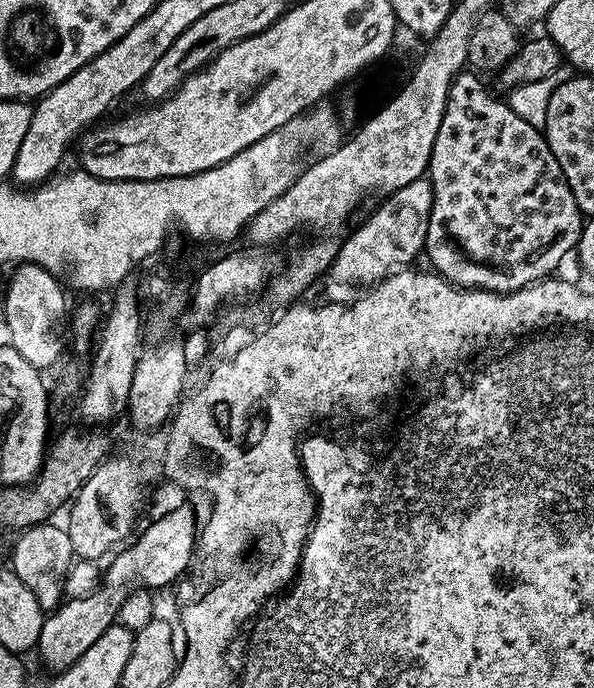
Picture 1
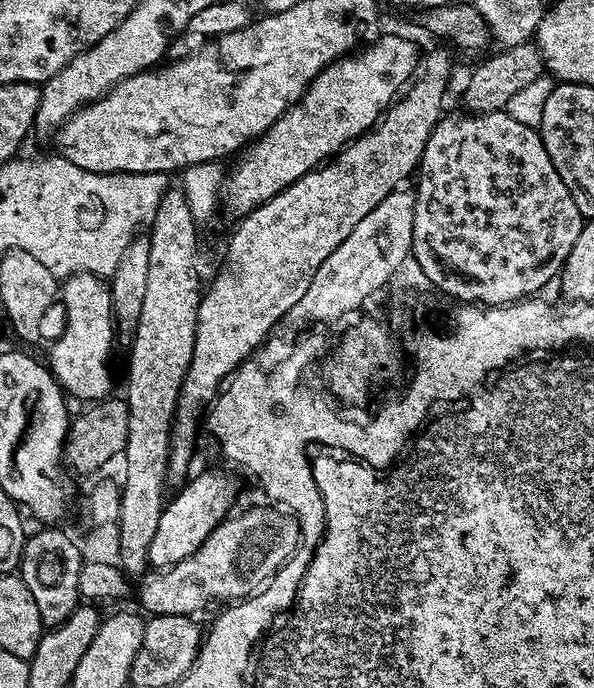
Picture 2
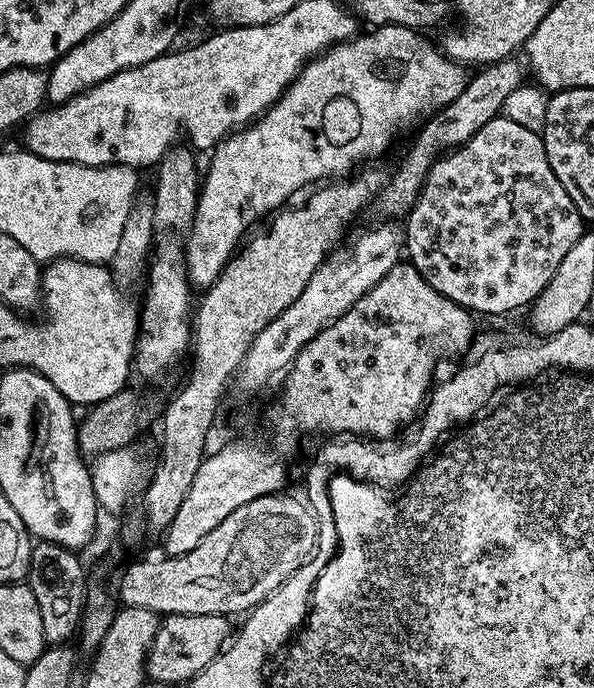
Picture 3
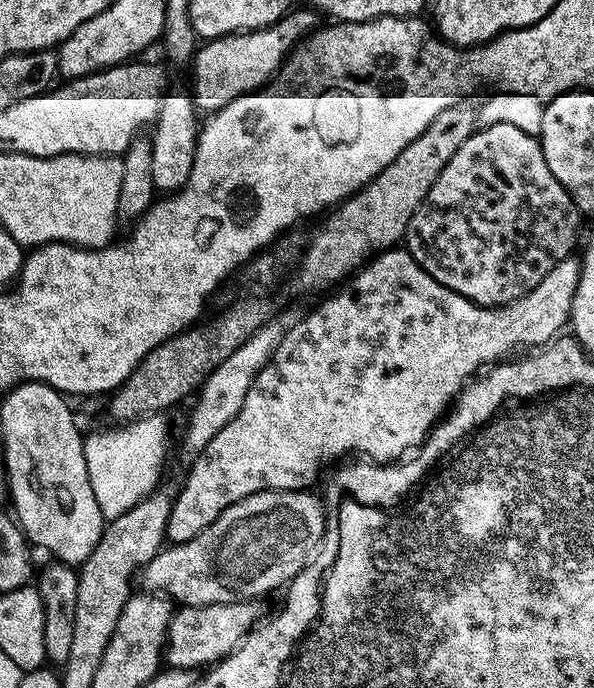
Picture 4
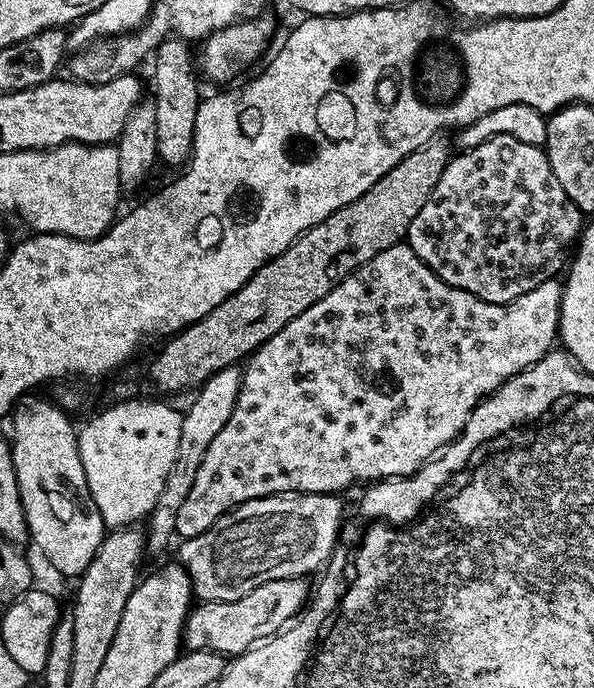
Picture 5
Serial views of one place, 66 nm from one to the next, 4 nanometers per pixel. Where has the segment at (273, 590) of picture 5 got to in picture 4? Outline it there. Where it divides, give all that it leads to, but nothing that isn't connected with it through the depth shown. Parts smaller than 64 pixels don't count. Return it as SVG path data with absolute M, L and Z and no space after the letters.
M254 599L214 606L177 607L173 611L172 621L168 627L167 663L173 668L200 670L203 664L212 664L215 660L220 662L231 656L265 615L264 608L260 604L263 603L259 599Z

